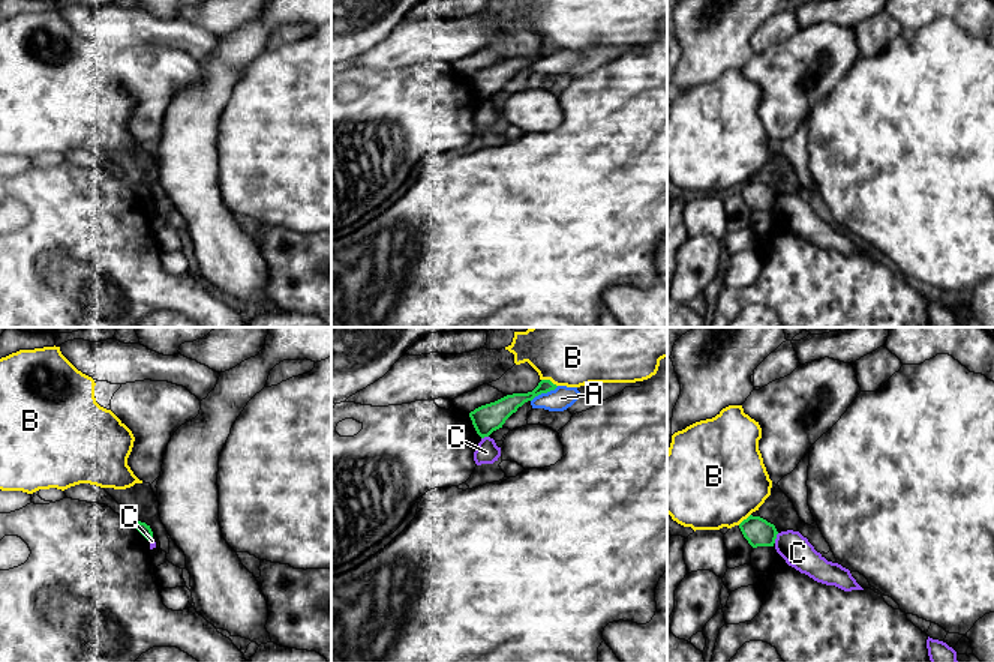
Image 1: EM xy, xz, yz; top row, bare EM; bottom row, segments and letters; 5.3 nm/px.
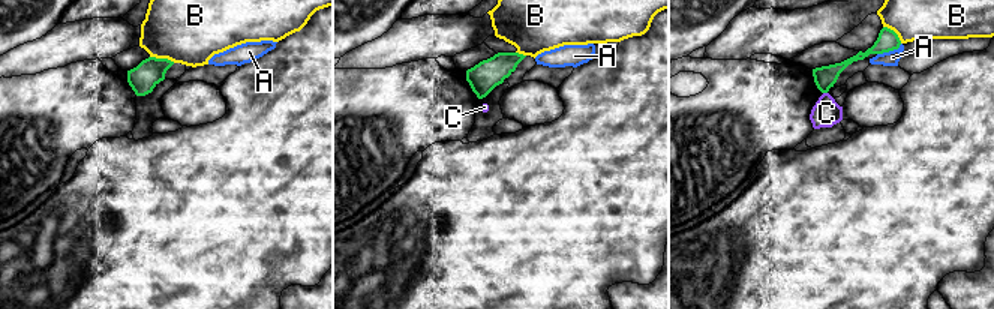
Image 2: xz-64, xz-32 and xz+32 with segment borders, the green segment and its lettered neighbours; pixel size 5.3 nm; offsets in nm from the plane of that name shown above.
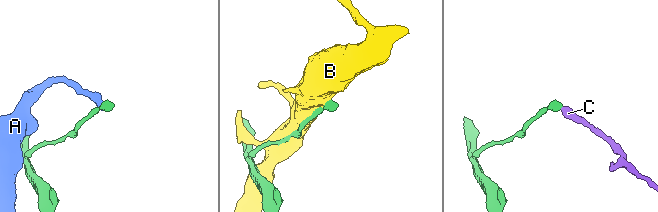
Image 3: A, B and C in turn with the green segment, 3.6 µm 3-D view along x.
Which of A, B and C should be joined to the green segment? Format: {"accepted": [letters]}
{"accepted": []}

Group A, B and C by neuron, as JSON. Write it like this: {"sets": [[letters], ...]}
{"sets": [["A"], ["B"], ["C"]]}

